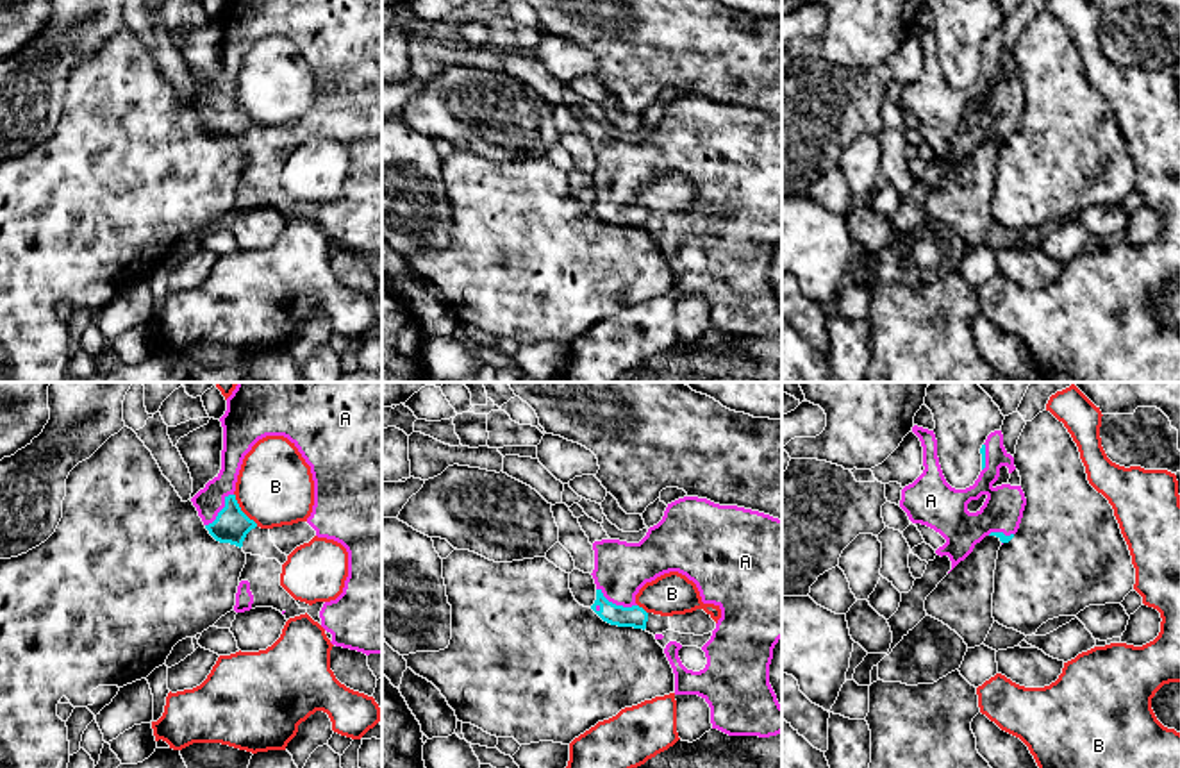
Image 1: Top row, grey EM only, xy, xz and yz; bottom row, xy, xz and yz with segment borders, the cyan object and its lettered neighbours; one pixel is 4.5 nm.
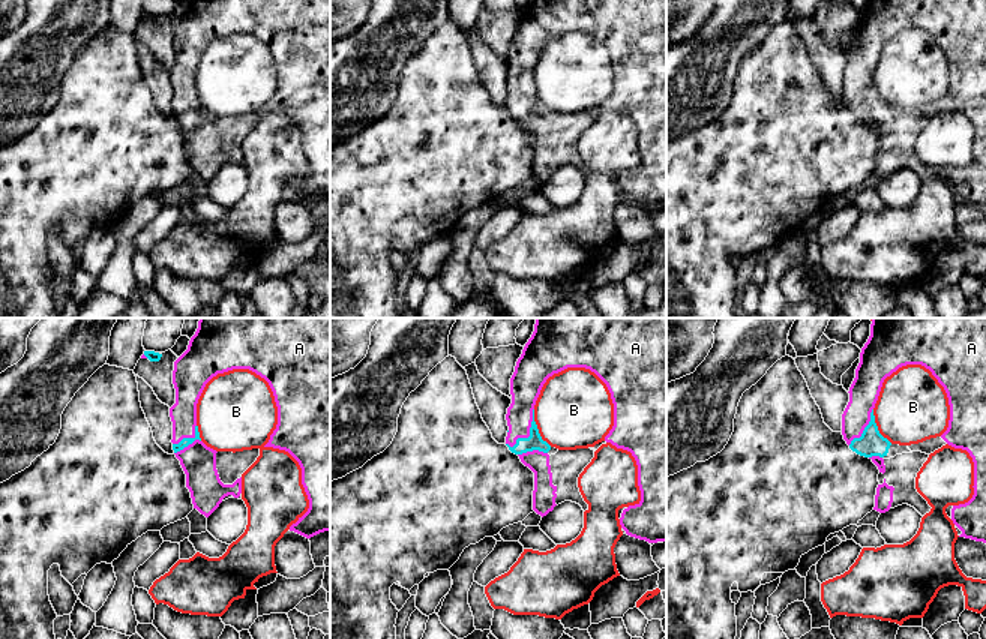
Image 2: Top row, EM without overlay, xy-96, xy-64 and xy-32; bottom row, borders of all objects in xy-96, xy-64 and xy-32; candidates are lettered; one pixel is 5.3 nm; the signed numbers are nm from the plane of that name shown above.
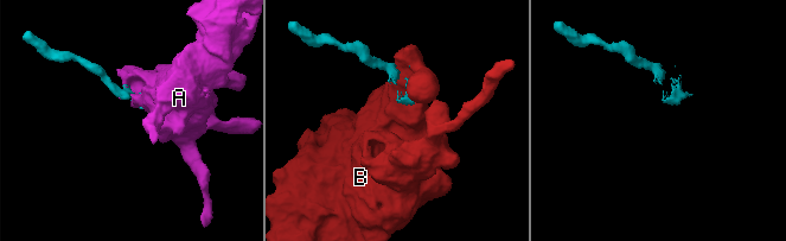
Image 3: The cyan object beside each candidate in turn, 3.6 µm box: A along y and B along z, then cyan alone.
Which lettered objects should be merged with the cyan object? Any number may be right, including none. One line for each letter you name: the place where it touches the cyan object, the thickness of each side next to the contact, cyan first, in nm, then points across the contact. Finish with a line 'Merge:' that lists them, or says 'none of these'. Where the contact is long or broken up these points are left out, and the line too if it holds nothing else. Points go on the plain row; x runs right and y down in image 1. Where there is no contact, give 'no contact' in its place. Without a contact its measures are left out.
A: xz (614, 204) | 100/240 nm
Merge: A

